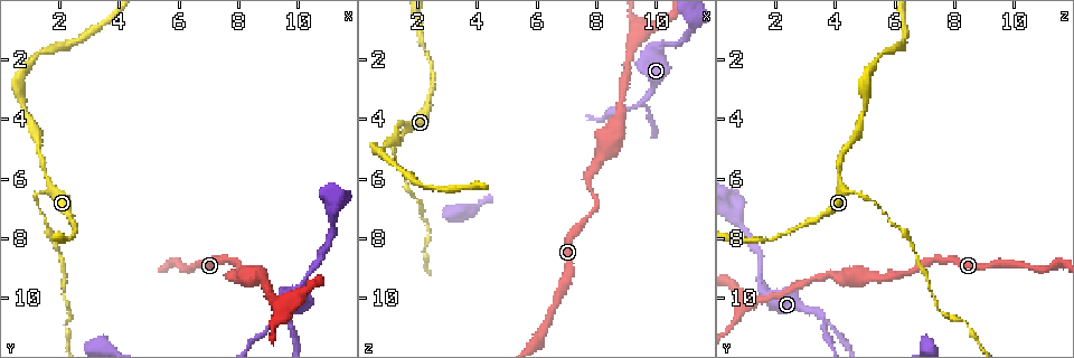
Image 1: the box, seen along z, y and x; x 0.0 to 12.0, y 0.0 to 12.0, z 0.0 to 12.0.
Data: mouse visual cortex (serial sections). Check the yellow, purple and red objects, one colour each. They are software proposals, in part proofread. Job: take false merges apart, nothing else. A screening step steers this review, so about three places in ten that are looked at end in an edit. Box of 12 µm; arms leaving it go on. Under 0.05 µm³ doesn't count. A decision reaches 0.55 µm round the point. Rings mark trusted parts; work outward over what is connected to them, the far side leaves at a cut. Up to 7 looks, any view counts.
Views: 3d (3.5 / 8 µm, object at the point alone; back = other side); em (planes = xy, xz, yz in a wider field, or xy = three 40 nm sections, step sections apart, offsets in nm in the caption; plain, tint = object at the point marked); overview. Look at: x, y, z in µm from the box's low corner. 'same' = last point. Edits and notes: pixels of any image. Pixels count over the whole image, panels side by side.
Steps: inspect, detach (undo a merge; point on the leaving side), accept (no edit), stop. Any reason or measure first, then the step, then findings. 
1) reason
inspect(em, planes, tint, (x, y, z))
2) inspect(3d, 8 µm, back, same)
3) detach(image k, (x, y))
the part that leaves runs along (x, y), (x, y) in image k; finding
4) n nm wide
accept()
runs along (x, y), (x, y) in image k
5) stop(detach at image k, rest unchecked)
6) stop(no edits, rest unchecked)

sudden change in width
inspect(3d, 3.5 µm, (10.0, 9.6, 1.5))

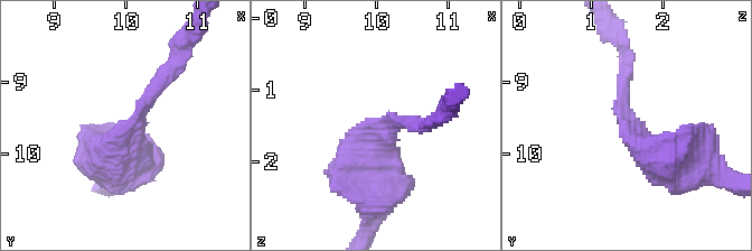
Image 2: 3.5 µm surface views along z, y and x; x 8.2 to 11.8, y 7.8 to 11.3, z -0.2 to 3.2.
arms of 200, 600 nm
inspect(em, xy, step 5, tint, (9.95, 9.70, 1.45))

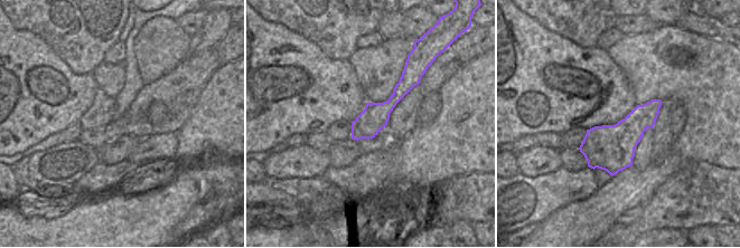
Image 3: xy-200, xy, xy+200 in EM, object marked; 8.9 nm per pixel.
accept()
runs along (405, 76), (397, 95), (354, 135) in image 3; all the same cell

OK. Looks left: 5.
branch point
inspect(3d, 3.5 µm, (9.4, 10.6, 3.5))

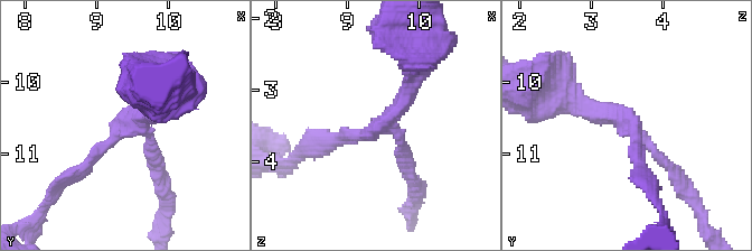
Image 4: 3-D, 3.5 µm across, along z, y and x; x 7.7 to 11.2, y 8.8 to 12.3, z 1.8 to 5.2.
3 arms; arms of 150, 200, 300 nm
inspect(em, xy, step 2, tint, (9.45, 10.60, 3.50))

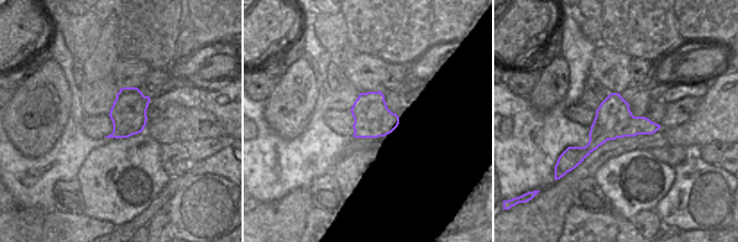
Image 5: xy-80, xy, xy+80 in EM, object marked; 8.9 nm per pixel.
inspect(em, xy, step 5, tint, same)

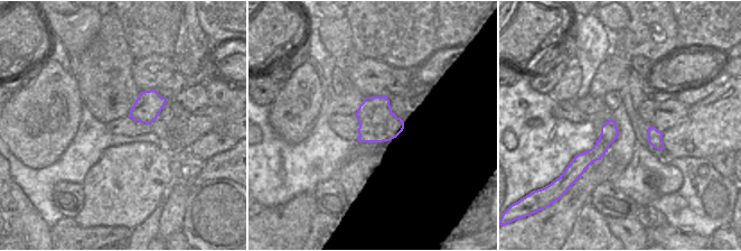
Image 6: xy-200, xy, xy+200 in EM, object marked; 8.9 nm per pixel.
accept()
runs along (610, 122), (602, 143), (581, 159) in image 6; continuous, no second cell

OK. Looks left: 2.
thick turns thin
inspect(3d, 3.5 µm, (1.4, 6.6, 4.8))

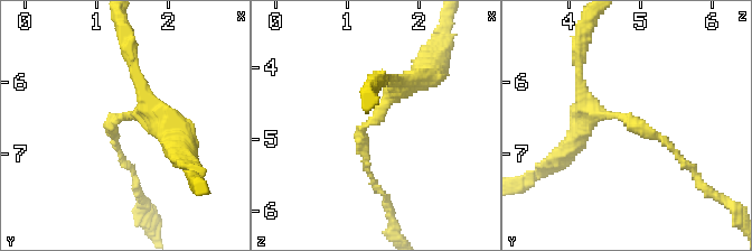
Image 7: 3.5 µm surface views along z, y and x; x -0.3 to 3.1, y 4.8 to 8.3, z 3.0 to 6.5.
inspect(em, xy, step 1, tint, (1.35, 6.50, 4.80))

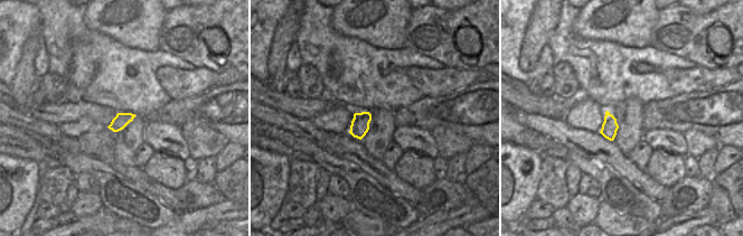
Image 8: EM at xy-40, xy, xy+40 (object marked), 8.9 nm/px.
accept()
runs along (417, 77), (363, 129), (373, 178) in image 7; one cell here

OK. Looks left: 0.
stop(no edits, rest unchecked)

